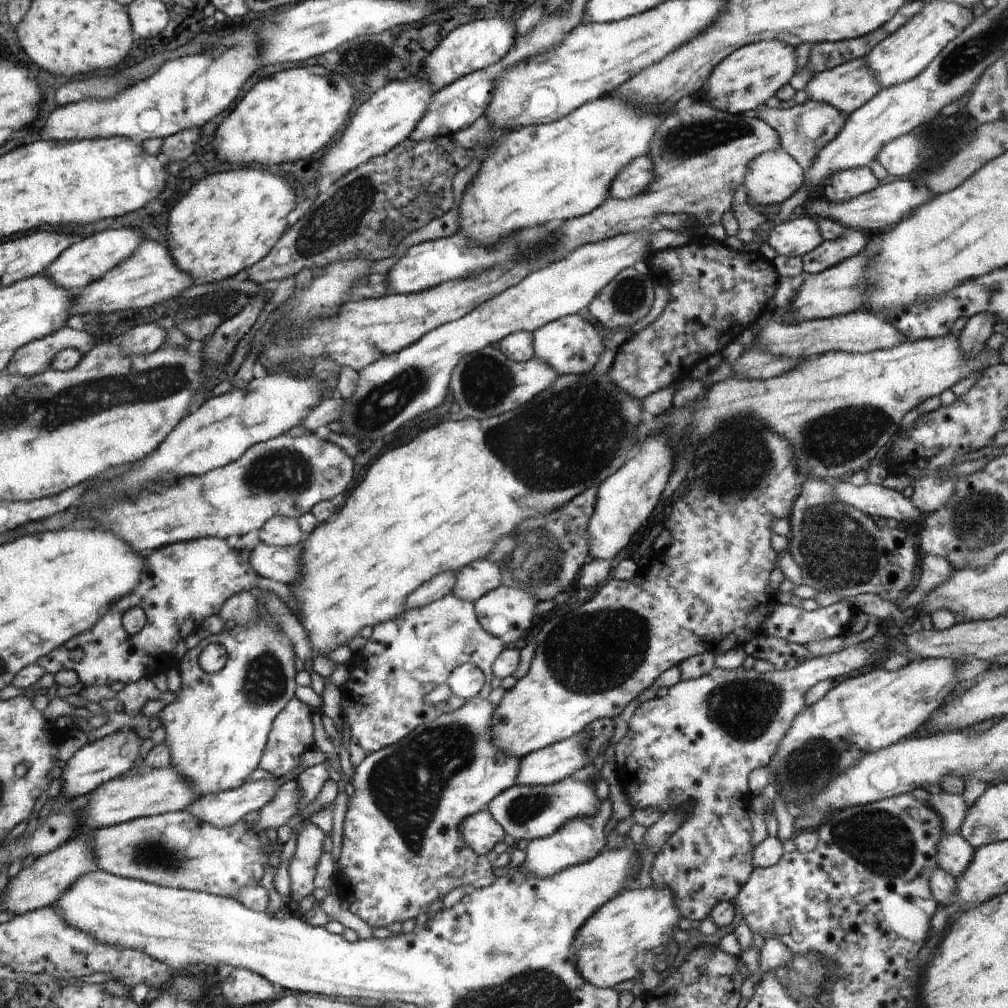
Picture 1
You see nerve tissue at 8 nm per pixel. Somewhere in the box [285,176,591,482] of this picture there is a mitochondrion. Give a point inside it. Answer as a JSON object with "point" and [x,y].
{"point":[382,407]}

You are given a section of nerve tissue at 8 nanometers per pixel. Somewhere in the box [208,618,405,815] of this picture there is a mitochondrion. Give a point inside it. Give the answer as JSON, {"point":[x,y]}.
{"point":[264,683]}

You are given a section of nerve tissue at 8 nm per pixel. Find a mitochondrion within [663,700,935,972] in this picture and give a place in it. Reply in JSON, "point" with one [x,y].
{"point":[879,838]}

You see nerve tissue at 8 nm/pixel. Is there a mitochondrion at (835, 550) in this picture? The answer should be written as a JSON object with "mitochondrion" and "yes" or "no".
{"mitochondrion":"yes"}

